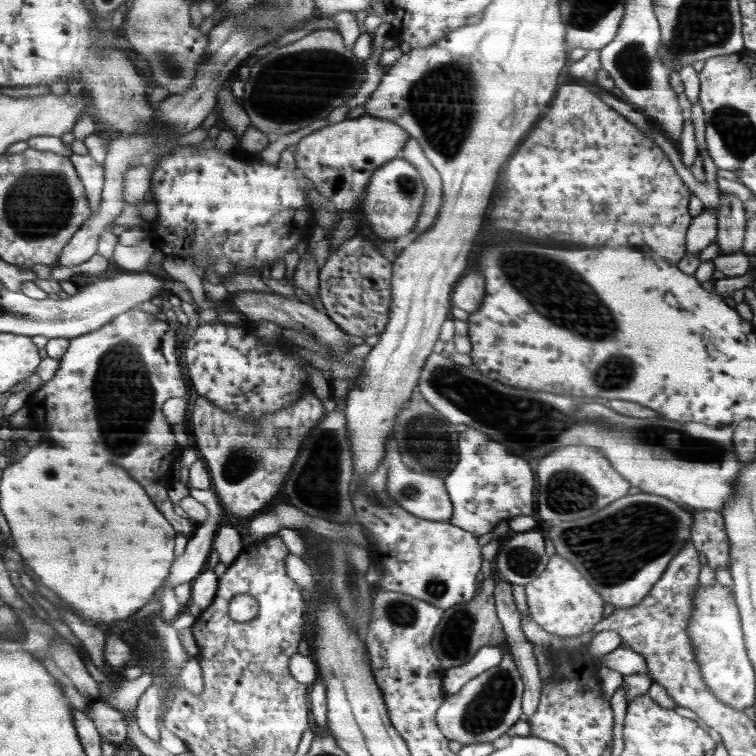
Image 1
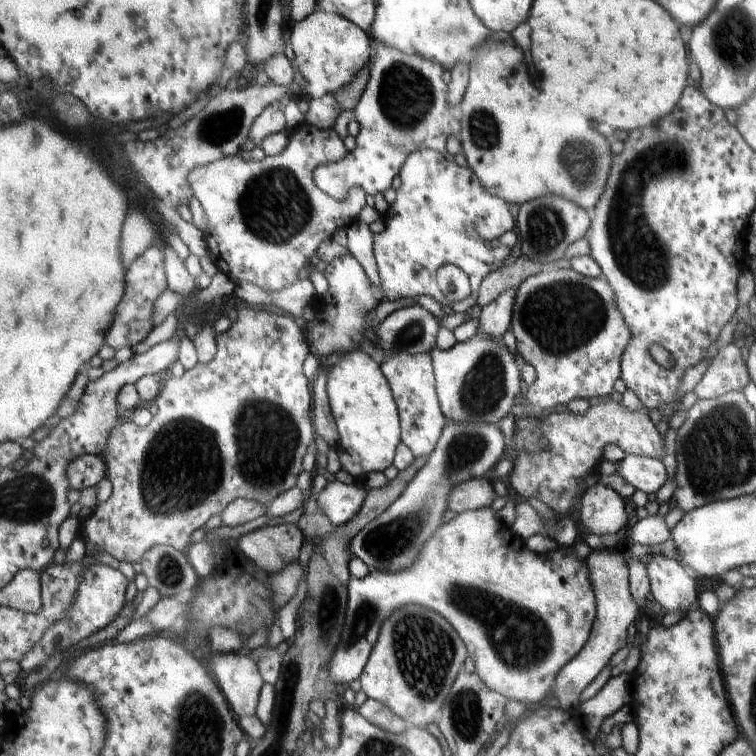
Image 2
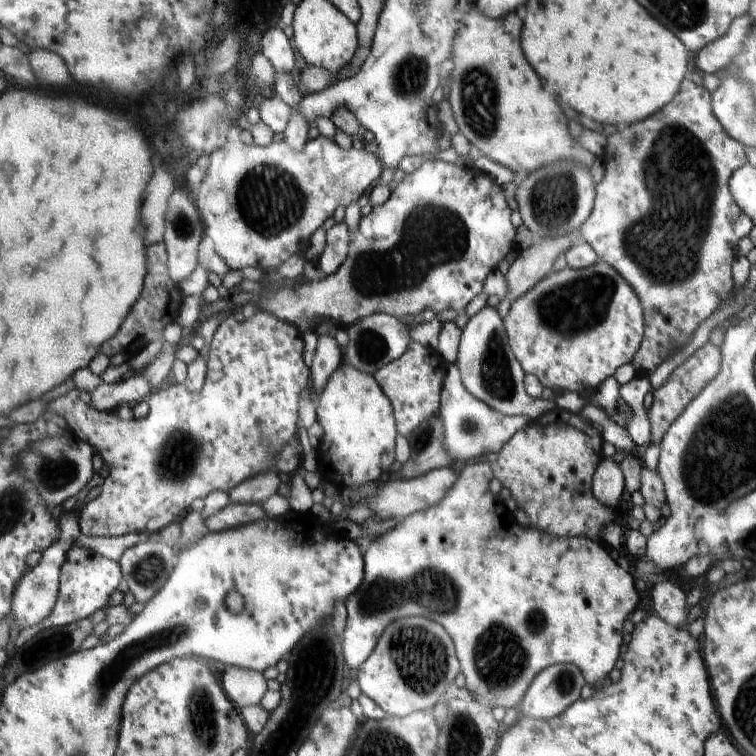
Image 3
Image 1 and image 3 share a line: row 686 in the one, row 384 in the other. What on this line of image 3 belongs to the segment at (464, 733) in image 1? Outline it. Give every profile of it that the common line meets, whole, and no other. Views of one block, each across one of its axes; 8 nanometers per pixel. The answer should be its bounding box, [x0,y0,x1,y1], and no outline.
[454,306,557,420]

